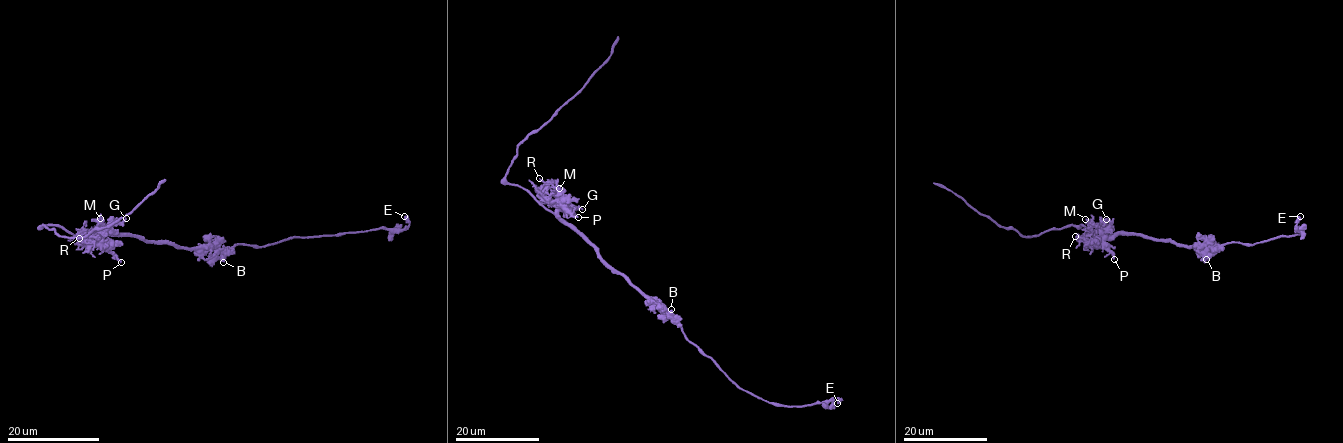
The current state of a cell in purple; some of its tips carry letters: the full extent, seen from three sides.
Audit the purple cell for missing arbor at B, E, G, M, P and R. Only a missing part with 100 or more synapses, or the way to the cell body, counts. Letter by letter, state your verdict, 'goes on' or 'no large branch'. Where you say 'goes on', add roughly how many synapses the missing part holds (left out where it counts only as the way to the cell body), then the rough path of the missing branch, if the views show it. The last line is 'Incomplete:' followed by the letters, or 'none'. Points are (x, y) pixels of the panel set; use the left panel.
B: no large branch
E: no large branch
G: no large branch
M: no large branch
P: no large branch
R: no large branch
Incomplete: none

